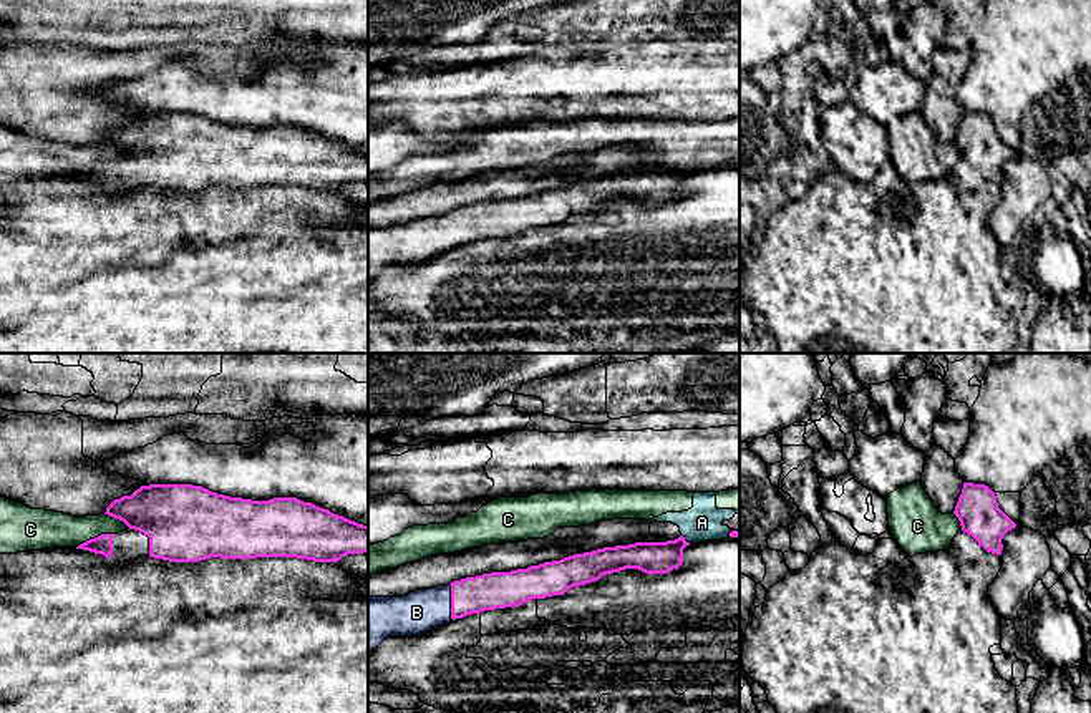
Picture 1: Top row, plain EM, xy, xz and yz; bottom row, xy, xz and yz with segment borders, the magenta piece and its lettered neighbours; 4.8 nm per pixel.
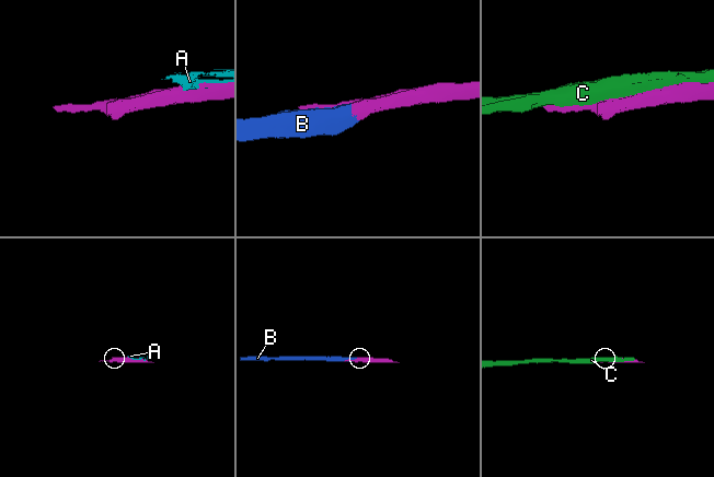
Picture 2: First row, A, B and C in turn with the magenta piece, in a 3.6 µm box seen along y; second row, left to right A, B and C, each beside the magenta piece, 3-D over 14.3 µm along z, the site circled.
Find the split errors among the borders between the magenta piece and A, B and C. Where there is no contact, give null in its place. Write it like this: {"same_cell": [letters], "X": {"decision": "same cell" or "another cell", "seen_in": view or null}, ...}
{"same_cell": ["B"], "A": {"decision": "another cell", "seen_in": "xz"}, "B": {"decision": "same cell", "seen_in": "xz"}, "C": {"decision": "another cell", "seen_in": "xy"}}

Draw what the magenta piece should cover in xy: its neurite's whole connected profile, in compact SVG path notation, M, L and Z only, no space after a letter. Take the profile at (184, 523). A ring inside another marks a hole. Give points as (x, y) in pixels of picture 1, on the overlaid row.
M149 484L114 499L104 514L148 536L149 557L169 562L295 557L337 564L348 554L368 552L368 526L297 497L252 501L192 484Z

